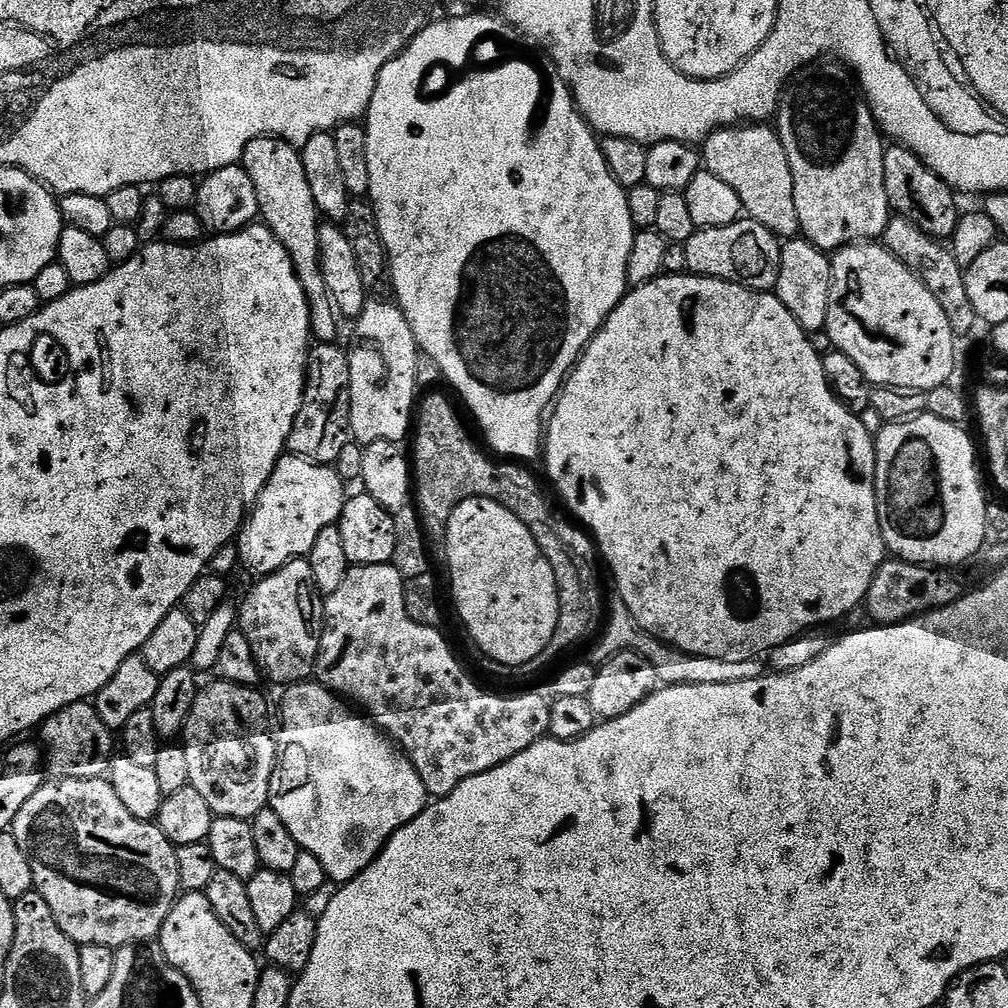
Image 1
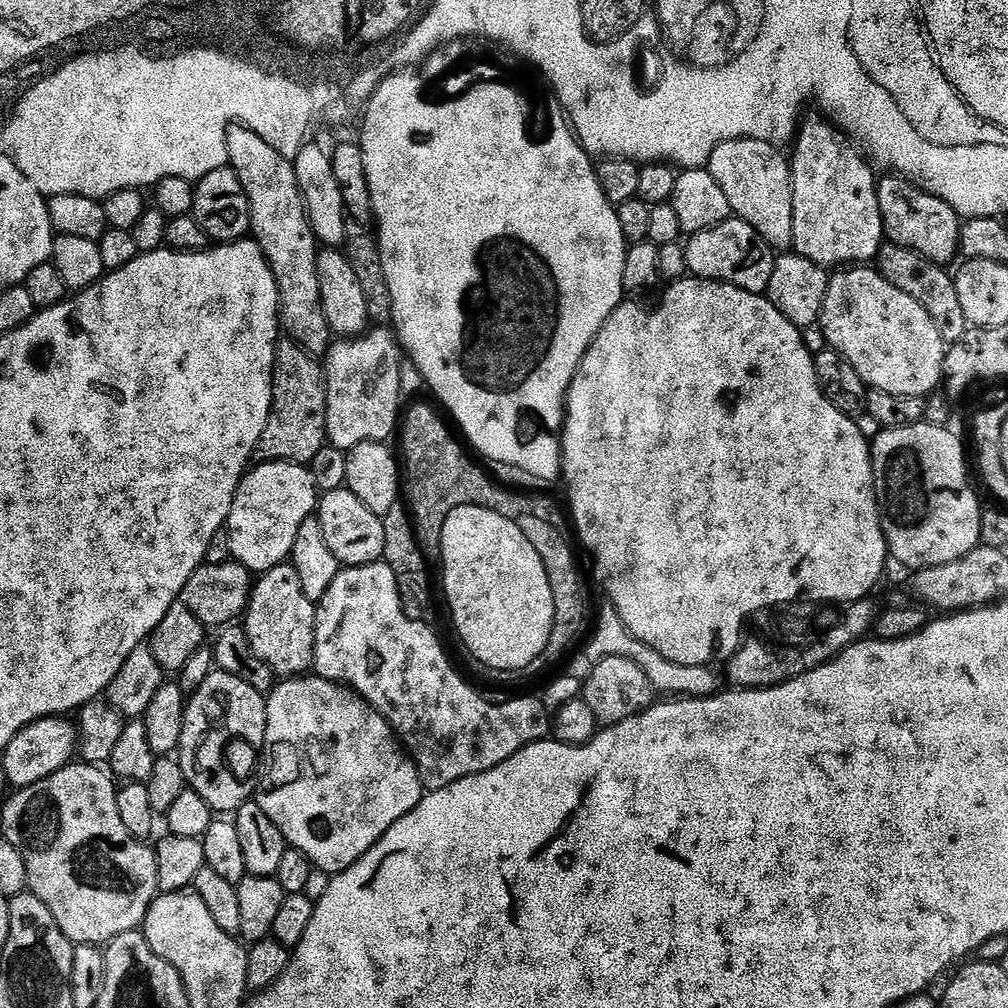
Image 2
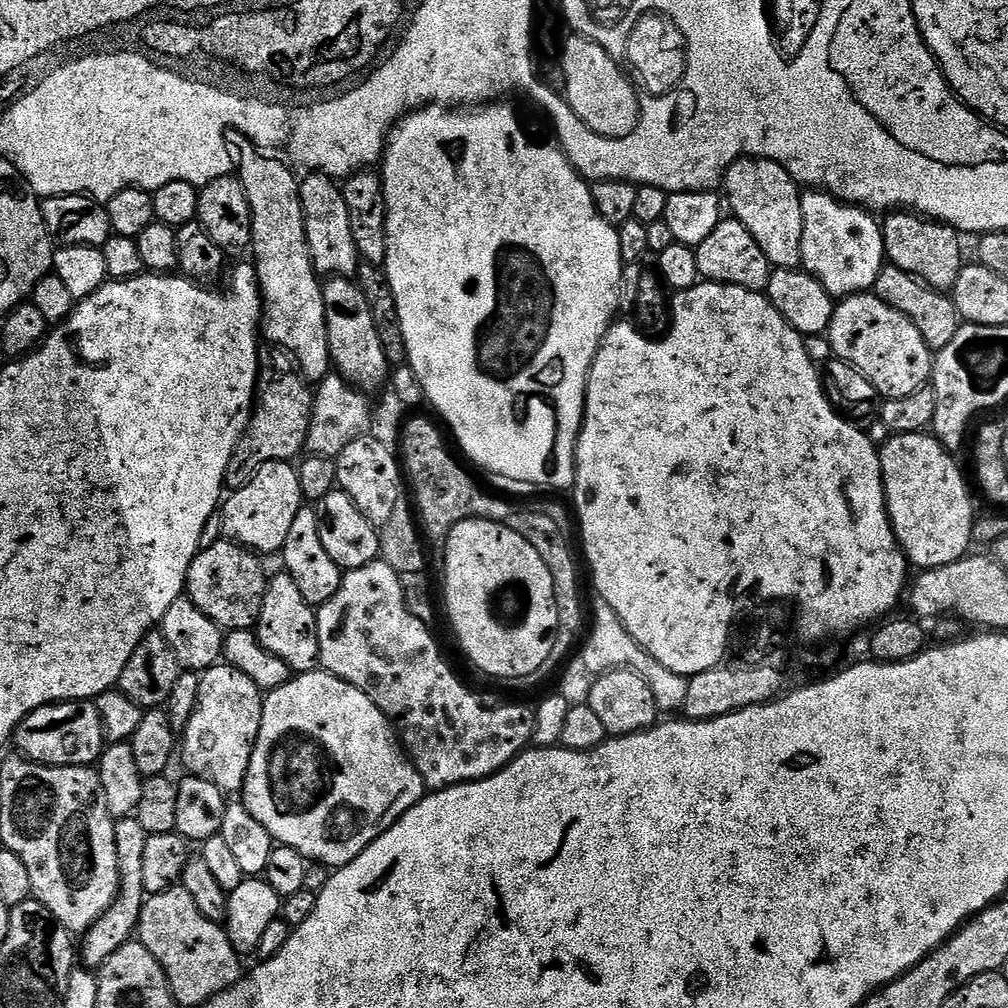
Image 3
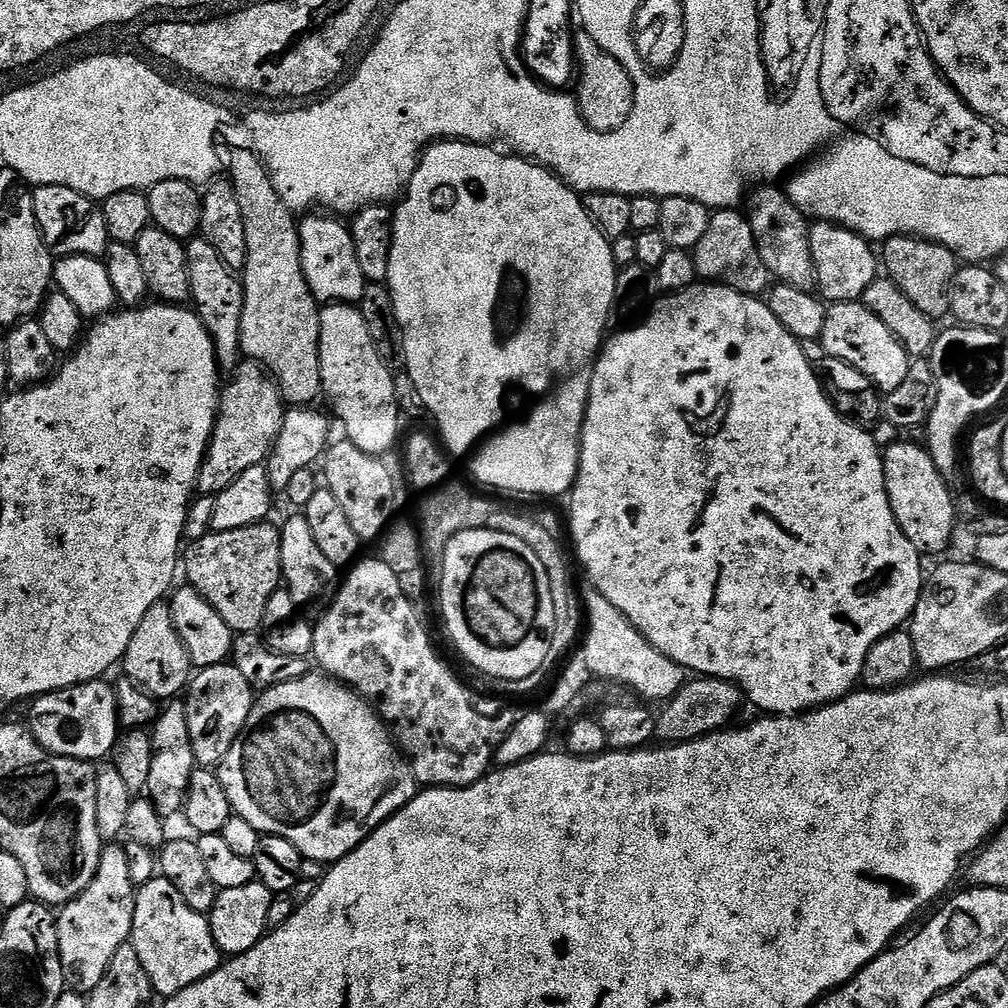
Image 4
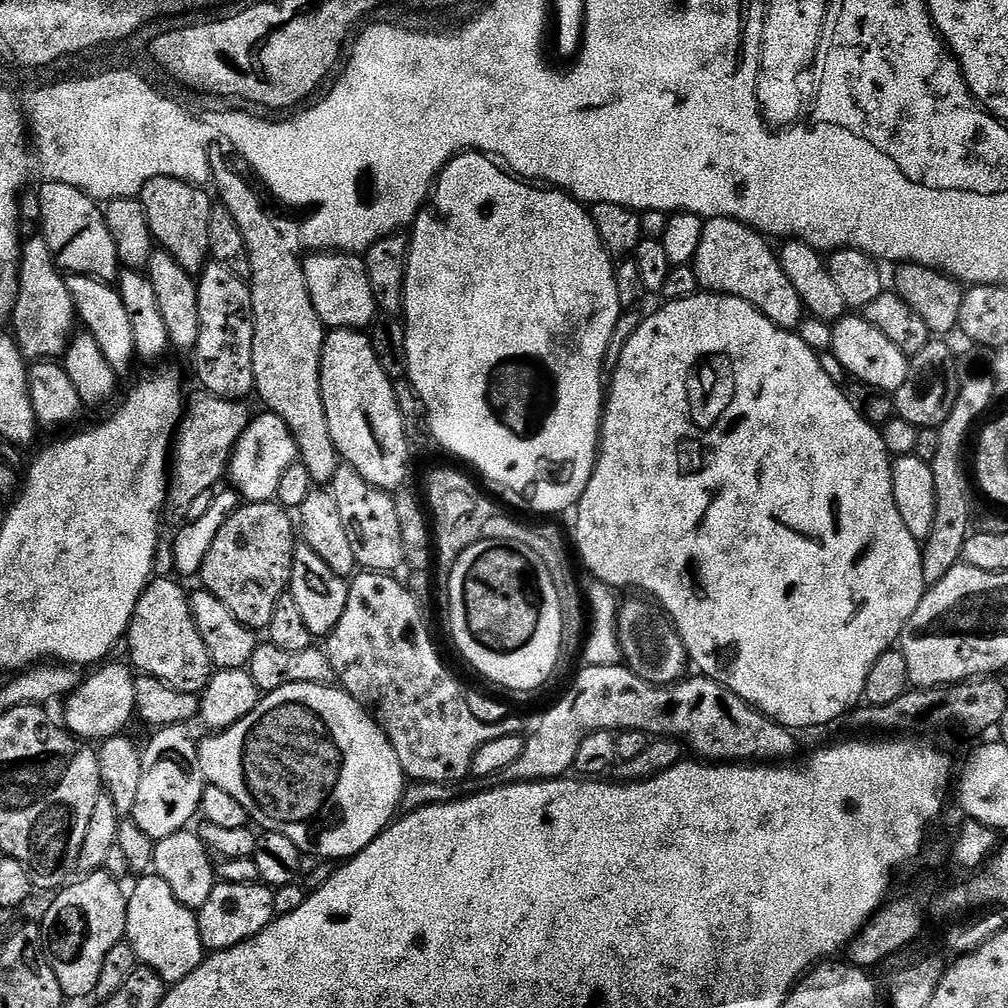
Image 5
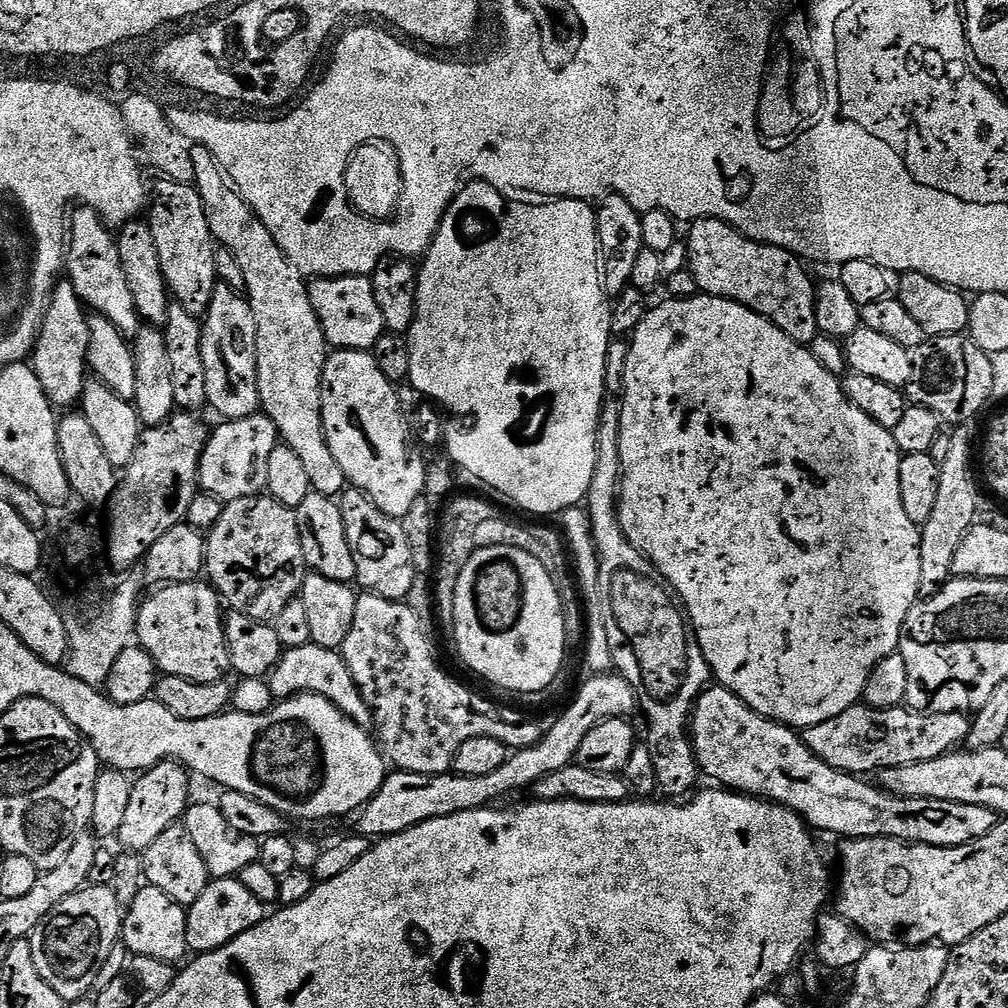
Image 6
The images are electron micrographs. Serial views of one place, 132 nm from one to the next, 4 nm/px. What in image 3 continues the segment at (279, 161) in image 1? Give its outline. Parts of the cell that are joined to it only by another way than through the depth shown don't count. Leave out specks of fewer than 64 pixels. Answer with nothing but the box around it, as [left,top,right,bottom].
[230,131,333,382]

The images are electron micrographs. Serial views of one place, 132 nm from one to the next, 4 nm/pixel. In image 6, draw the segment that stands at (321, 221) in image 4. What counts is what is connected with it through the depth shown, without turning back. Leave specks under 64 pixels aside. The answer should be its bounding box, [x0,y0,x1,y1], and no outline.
[307,276,384,352]

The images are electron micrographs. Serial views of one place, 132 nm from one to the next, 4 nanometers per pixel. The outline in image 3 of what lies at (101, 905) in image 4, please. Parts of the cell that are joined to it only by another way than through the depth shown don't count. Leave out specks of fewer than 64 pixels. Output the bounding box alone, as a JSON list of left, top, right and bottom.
[78,815,148,970]

